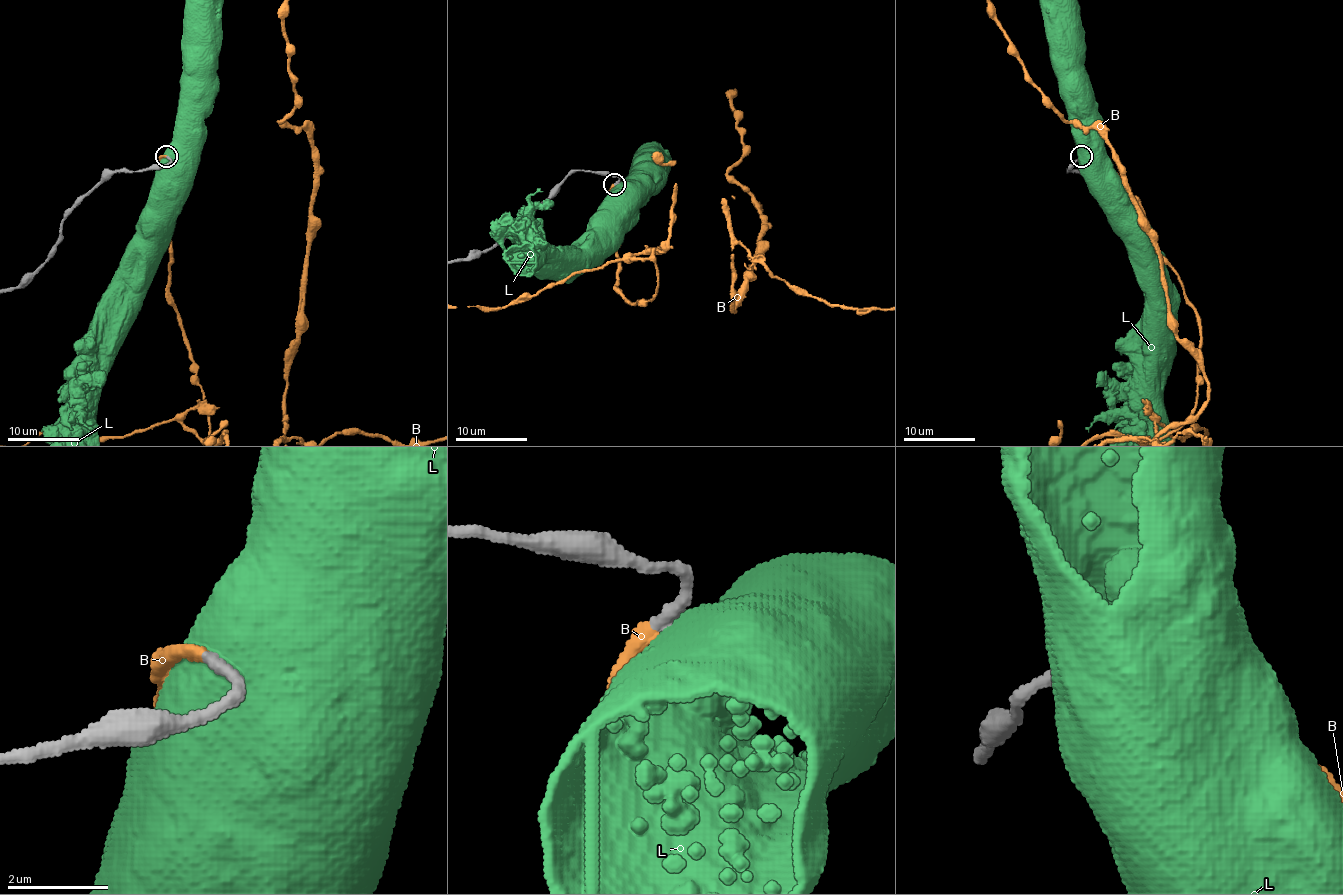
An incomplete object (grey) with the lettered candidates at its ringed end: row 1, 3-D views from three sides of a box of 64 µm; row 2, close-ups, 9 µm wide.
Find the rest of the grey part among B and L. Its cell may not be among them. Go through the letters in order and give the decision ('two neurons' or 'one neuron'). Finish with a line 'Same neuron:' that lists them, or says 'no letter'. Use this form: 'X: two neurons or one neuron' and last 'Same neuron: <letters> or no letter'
B: one neuron
L: two neurons
Same neuron: B

